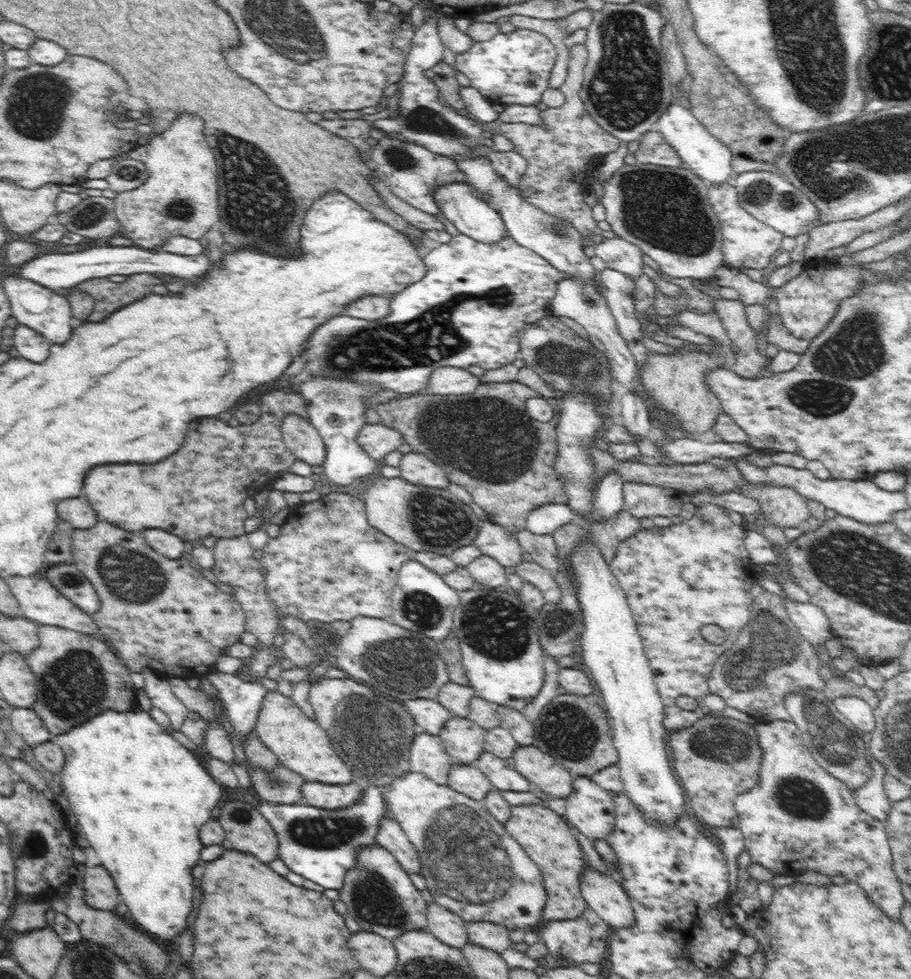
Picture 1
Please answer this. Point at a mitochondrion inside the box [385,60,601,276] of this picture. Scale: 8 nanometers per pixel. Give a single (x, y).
(423, 119)

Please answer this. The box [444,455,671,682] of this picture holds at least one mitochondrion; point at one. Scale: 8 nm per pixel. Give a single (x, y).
(494, 627)

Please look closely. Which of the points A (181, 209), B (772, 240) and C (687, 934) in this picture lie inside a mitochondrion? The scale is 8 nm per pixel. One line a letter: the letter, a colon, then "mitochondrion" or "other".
A: mitochondrion
B: other
C: other

